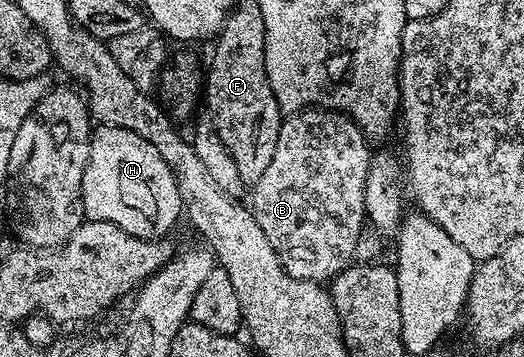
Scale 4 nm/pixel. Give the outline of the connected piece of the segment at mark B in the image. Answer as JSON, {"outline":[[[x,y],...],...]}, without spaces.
{"outline":[[[309,109],[299,114],[293,114],[283,120],[280,139],[277,140],[276,153],[272,157],[267,170],[264,171],[264,176],[260,179],[260,183],[253,188],[252,197],[254,193],[254,205],[252,204],[252,212],[260,225],[260,229],[267,236],[268,243],[272,244],[273,250],[282,259],[282,265],[285,267],[285,270],[293,278],[326,283],[333,280],[343,270],[353,264],[357,246],[366,229],[366,183],[372,172],[370,148],[372,148],[371,144],[363,135],[362,129],[346,114],[341,114],[337,111]]]}

